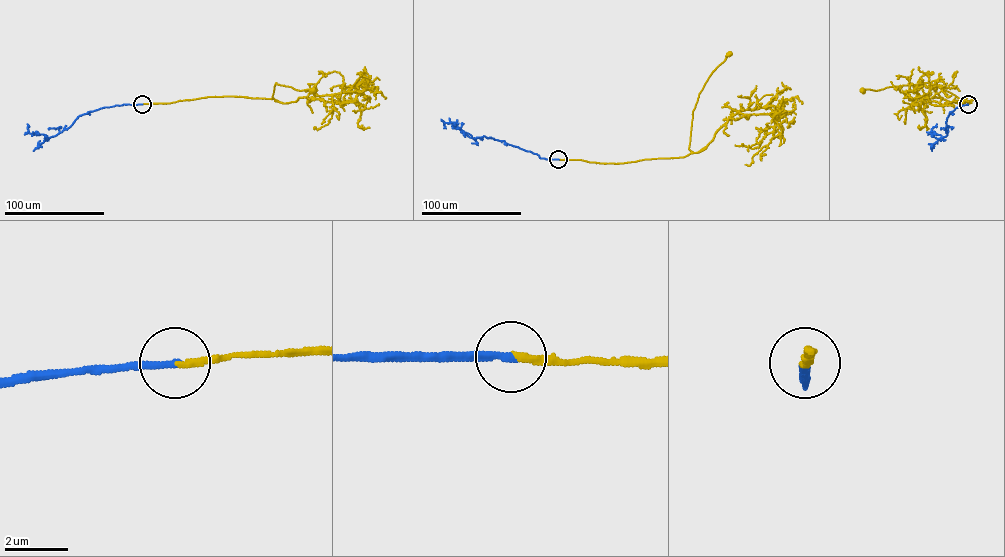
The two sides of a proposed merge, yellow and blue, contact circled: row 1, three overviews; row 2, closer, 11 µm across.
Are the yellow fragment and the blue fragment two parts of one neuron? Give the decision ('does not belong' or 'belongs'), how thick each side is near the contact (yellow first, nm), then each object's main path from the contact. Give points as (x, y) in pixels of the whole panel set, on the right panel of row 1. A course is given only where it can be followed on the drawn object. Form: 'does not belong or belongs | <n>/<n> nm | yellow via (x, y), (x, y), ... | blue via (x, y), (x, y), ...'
belongs | 200/240 nm | yellow via (968, 104), (971, 97), (961, 101), (940, 86), (927, 82), (862, 90) | blue via (968, 104), (949, 113), (946, 136), (931, 135), (931, 129), (937, 126)

